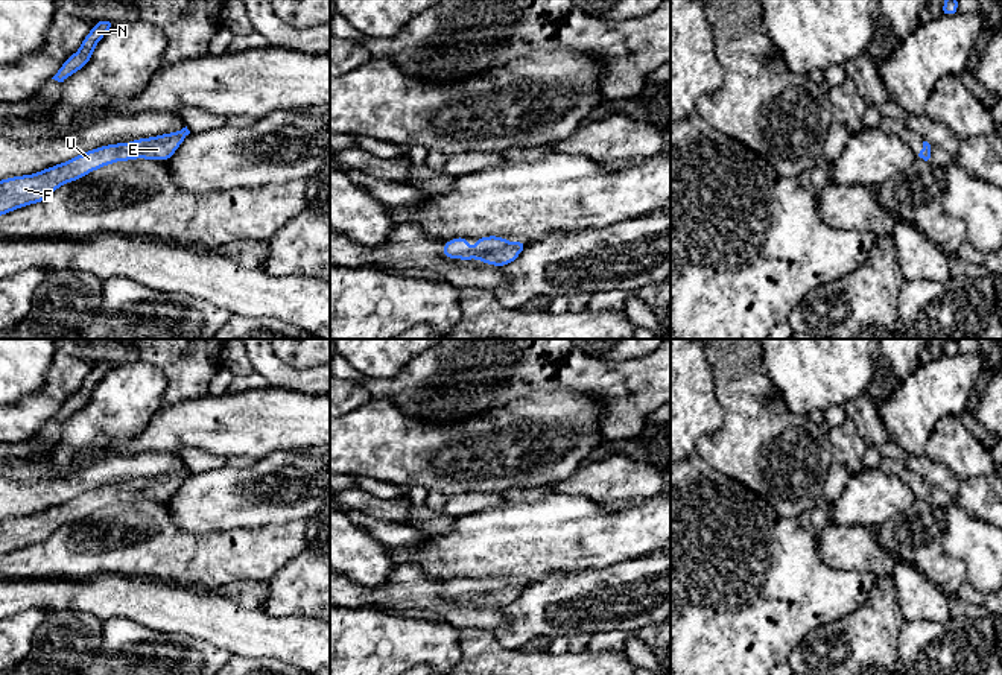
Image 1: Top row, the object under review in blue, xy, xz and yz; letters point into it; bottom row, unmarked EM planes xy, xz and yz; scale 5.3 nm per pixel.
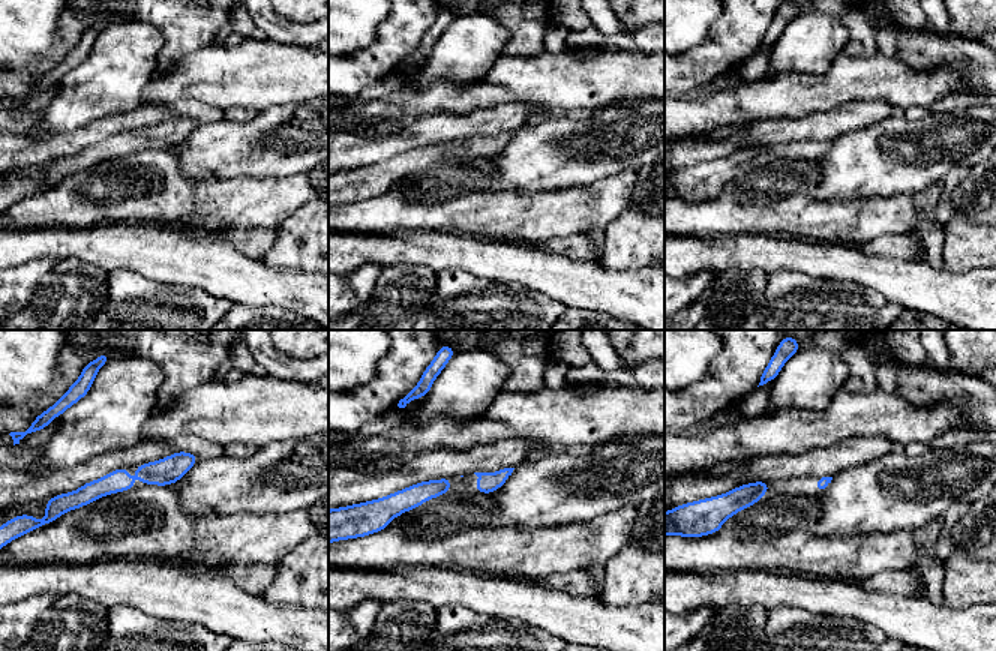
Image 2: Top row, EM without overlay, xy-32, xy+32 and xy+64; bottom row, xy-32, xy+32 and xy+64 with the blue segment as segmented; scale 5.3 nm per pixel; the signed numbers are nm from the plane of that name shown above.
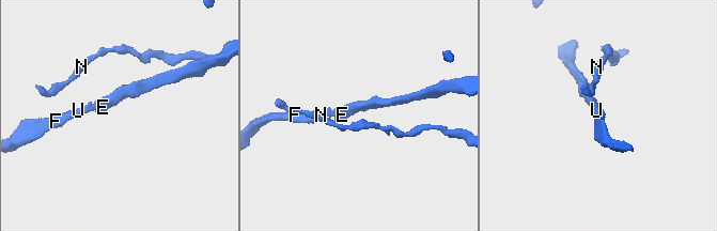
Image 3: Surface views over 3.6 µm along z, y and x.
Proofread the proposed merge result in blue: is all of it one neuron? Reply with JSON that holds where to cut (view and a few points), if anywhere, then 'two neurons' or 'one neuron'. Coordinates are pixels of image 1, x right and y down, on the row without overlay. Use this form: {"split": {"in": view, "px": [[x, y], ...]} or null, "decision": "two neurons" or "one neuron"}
{"split": null, "decision": "one neuron"}

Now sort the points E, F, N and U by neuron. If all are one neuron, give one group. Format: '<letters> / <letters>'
E F N U

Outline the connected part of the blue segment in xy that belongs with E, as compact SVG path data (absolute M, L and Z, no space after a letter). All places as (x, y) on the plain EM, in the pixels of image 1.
M185 467L176 473L137 479L131 483L106 485L41 512L2 520L0 556L43 543L61 526L78 521L90 512L117 502L132 502L135 499L167 502L189 474L190 471Z

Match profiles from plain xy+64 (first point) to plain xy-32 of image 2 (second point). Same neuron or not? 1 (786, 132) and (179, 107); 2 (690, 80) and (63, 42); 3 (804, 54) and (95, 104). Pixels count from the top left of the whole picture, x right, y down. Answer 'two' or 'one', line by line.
1: two
2: one
3: one

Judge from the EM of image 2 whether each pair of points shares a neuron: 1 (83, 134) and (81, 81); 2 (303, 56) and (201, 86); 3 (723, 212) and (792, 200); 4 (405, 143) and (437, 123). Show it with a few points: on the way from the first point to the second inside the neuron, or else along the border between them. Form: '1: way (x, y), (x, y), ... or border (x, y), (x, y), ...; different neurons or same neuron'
1: border (116, 111), (69, 131), (48, 134); different neurons
2: way (278, 74), (227, 77); same neuron
3: way (740, 209), (752, 203), (776, 203); same neuron
4: way (413, 135), (429, 129); same neuron

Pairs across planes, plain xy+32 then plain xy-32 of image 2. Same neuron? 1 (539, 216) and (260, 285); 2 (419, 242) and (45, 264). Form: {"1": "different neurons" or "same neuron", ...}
{"1": "different neurons", "2": "different neurons"}

